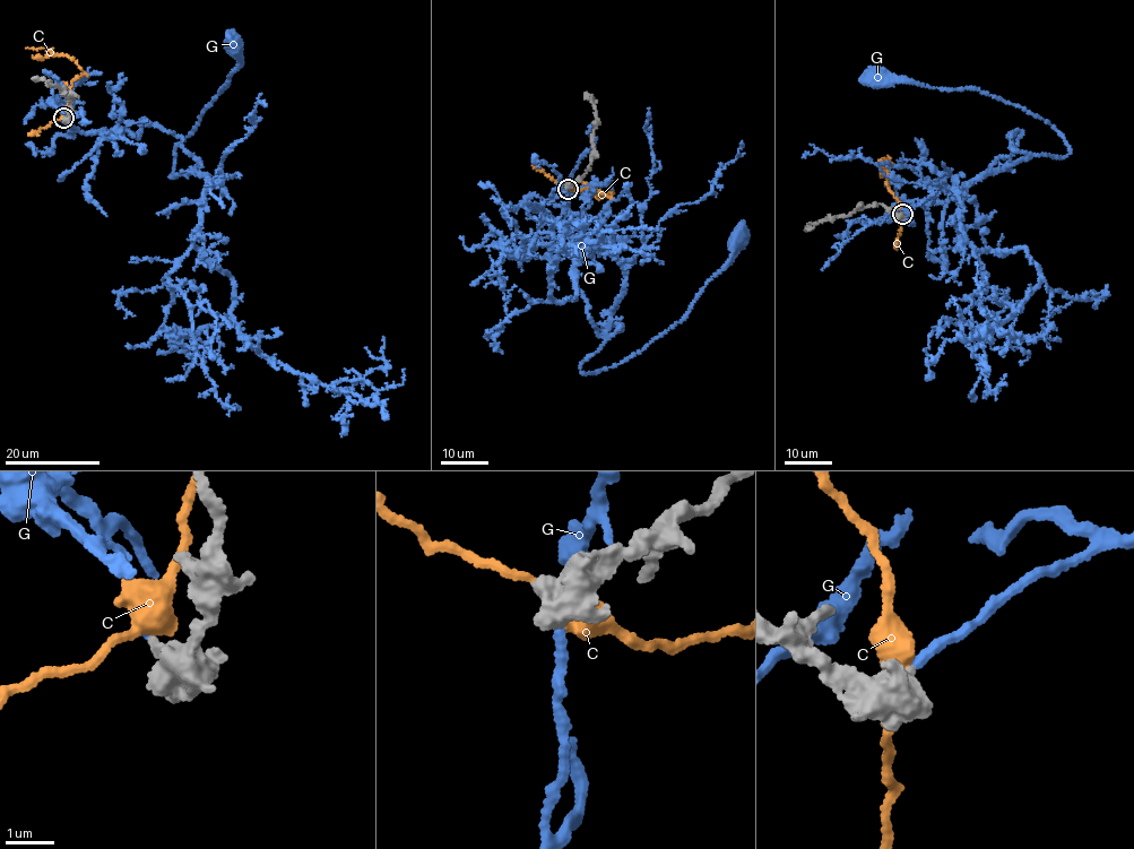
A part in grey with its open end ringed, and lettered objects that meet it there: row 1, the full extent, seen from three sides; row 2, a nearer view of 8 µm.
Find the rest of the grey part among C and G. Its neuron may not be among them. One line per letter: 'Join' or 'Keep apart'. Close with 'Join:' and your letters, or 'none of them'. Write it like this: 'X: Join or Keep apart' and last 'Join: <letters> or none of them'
C: Keep apart
G: Join
Join: G

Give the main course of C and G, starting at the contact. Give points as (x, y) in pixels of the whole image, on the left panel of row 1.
C: (63, 117), (71, 81), (83, 74), (80, 67), (66, 54), (26, 48)
G: (63, 117), (135, 137), (154, 122), (181, 137), (190, 172), (170, 175), (173, 155), (241, 62), (233, 43)

